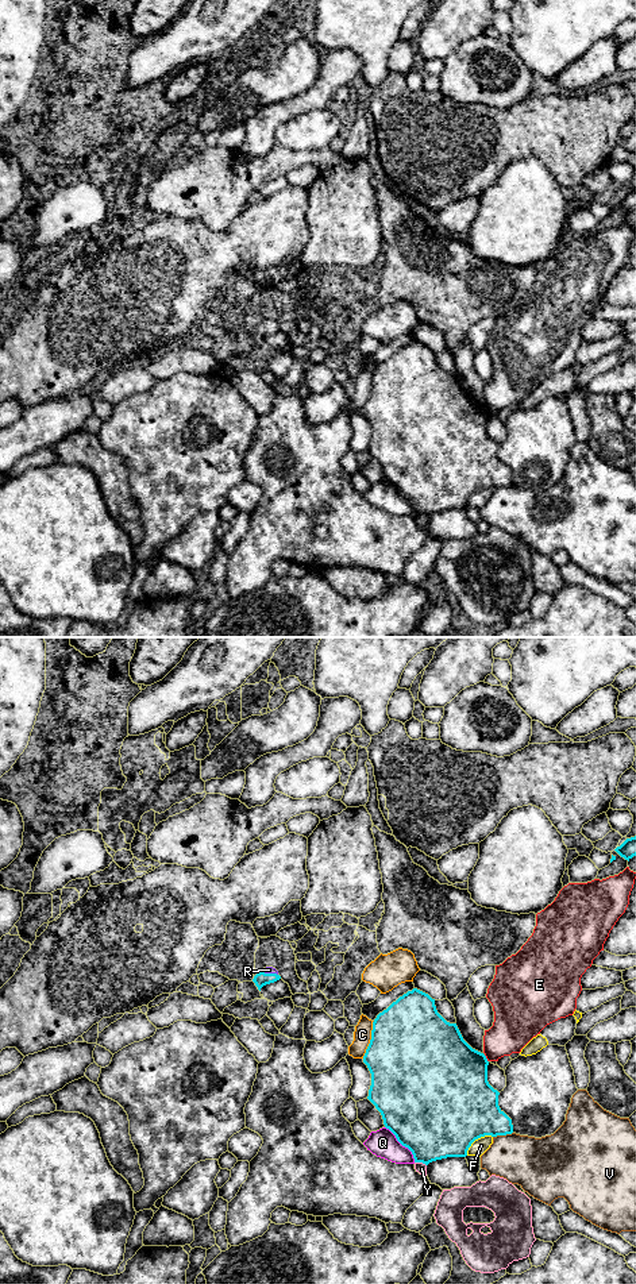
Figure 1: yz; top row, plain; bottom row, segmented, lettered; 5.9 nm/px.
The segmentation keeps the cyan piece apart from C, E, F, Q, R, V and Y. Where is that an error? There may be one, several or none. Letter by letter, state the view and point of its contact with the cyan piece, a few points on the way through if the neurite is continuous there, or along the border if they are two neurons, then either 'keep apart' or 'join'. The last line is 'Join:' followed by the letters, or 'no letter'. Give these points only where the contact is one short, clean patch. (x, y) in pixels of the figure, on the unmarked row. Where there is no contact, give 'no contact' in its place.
C: meets cyan in yz at (370, 392); keep apart
E: meets cyan in yz at (486, 411); keep apart
F: meets cyan in yz at (475, 490); keep apart
Q: meets cyan in yz at (403, 497); keep apart
R: meets cyan in yz at (270, 326); runs through yz (261, 331), (270, 326), (269, 322); join
V: meets cyan in yz at (502, 486); keep apart
Y: meets cyan in yz at (420, 513); keep apart
Join: R

